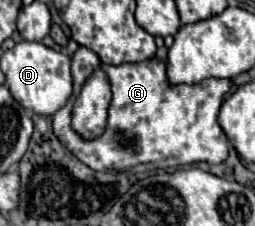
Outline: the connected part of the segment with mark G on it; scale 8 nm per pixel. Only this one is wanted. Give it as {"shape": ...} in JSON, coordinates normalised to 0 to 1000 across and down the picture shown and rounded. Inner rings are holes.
{"shape":[[[322,199],[282,243],[282,341],[290,412],[204,518],[204,571],[282,686],[369,757],[494,757],[549,721],[604,721],[627,748],[690,748],[776,712],[871,721],[894,695],[894,615],[855,553],[855,491],[878,412],[902,403],[902,350],[824,341],[824,403],[808,376],[675,376],[651,332],[651,279],[612,252],[557,279],[416,288],[369,226]],[[376,296],[392,296],[439,367],[439,456],[424,473],[424,535],[400,597],[329,615],[282,571],[282,465],[314,420],[322,367]]]}

